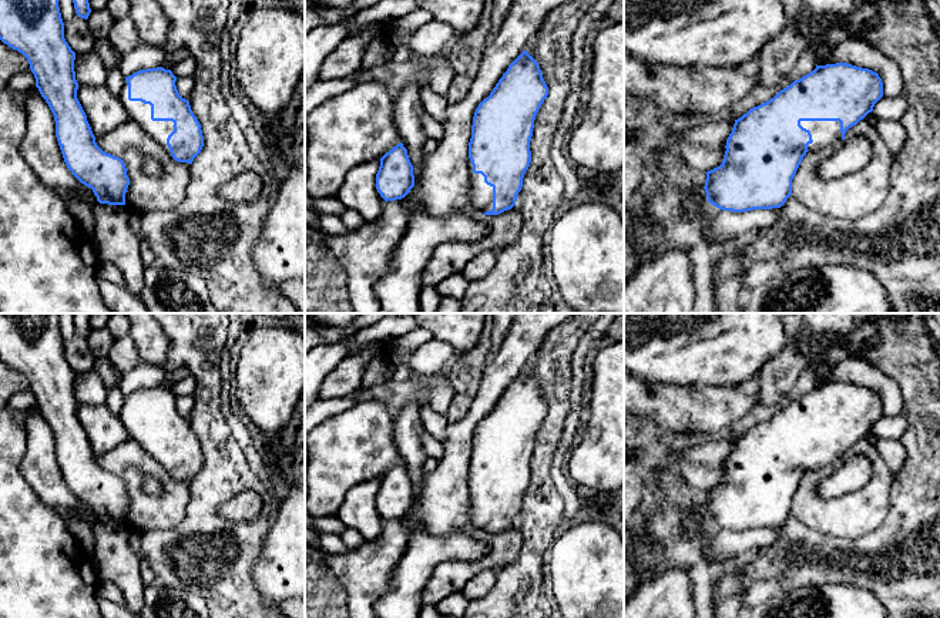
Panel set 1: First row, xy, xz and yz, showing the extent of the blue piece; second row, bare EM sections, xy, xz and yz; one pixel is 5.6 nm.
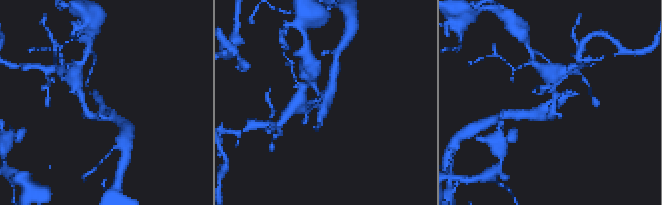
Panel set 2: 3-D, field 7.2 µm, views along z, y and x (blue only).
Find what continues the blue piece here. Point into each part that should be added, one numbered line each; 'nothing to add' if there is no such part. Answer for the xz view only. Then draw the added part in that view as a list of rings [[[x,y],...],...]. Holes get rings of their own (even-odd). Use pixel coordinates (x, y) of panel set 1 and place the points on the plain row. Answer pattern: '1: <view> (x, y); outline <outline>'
1: xz (480, 513); outline [[[469,477],[469,488],[470,488],[470,520],[473,528],[483,534],[487,530],[493,528],[493,506],[484,501],[484,496],[481,493],[473,491],[473,484]]]

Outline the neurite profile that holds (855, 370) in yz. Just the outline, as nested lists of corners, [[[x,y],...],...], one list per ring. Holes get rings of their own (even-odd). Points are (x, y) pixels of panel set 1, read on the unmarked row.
[[[857,356],[842,359],[818,384],[836,382],[847,382],[877,392],[883,402],[883,416],[893,417],[903,414],[904,402],[900,384],[880,369]]]

